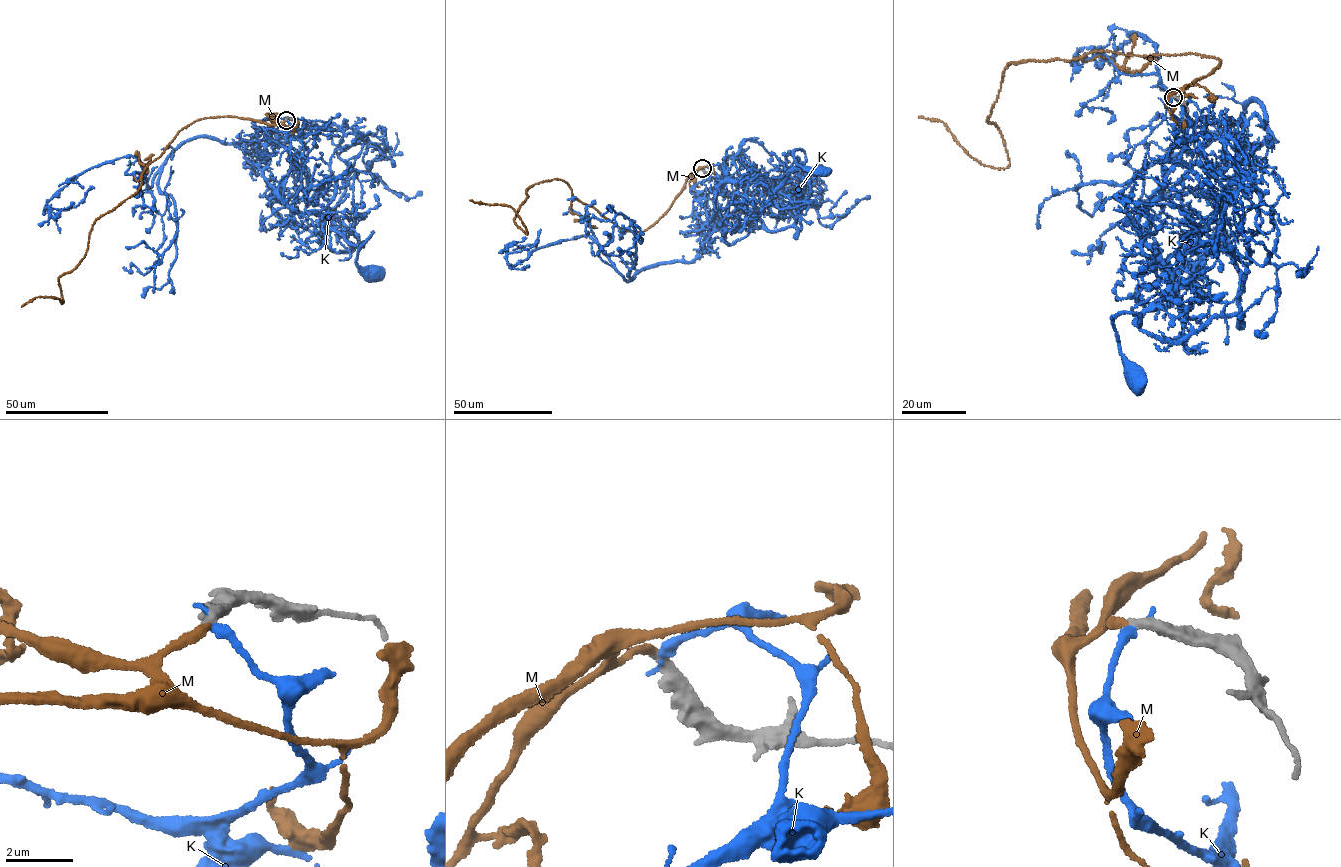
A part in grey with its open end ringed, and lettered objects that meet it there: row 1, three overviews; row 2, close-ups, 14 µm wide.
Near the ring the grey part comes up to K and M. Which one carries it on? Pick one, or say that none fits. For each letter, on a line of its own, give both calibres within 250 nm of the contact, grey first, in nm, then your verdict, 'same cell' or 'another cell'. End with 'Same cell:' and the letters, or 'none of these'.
K: calibres 400 and 280 nm; another cell
M: calibres 300 and 260 nm; same cell
Same cell: M

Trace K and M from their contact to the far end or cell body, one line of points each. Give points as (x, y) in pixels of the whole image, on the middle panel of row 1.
K: (702, 168), (724, 173), (721, 186), (771, 191), (805, 161), (797, 149), (798, 165), (818, 169)
M: (702, 168), (638, 232), (555, 179), (526, 189), (514, 220), (526, 234), (510, 206), (469, 200)

